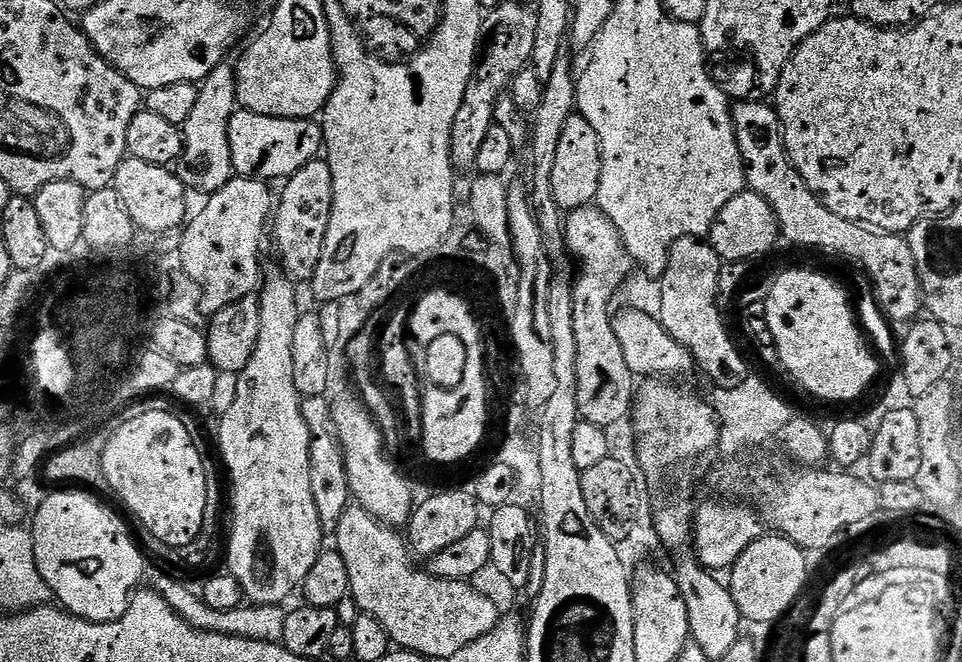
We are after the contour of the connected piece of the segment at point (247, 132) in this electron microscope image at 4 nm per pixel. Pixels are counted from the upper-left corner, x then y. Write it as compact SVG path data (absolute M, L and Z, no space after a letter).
M243 110L232 113L228 122L228 138L233 173L265 182L287 180L306 162L317 159L324 147L324 130L315 119L270 118L266 114Z

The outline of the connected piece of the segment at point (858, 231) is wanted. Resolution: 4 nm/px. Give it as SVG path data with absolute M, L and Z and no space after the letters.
M737 100L732 104L732 121L738 138L740 153L744 159L744 179L751 191L757 192L774 210L780 223L783 239L804 248L825 248L837 252L868 271L876 287L875 299L889 321L911 322L921 315L924 291L920 288L918 266L903 235L873 230L863 224L855 224L846 218L838 218L806 186L802 174L792 165L784 149L784 137L775 107L768 102Z

